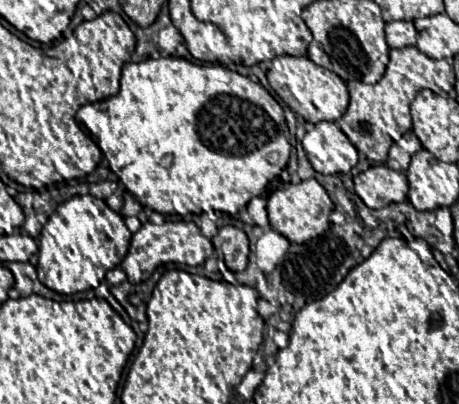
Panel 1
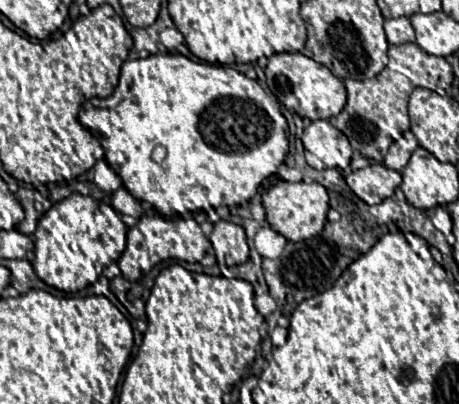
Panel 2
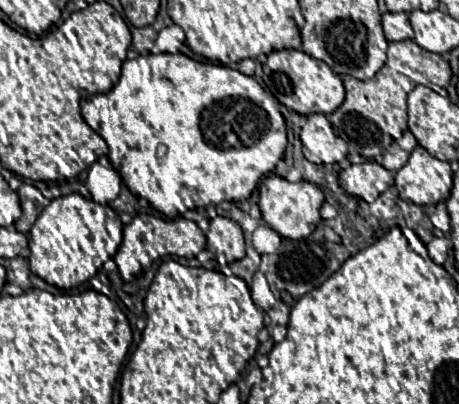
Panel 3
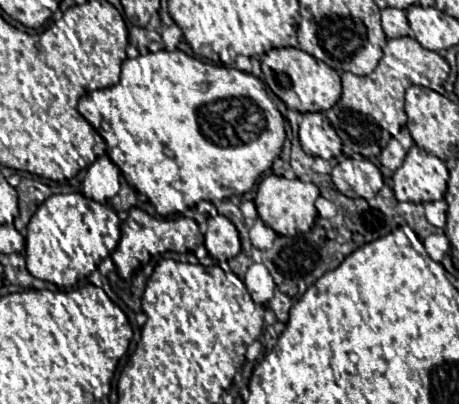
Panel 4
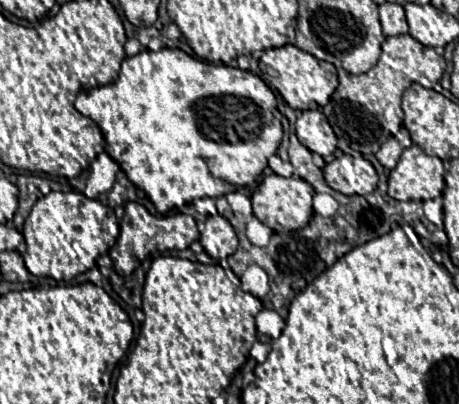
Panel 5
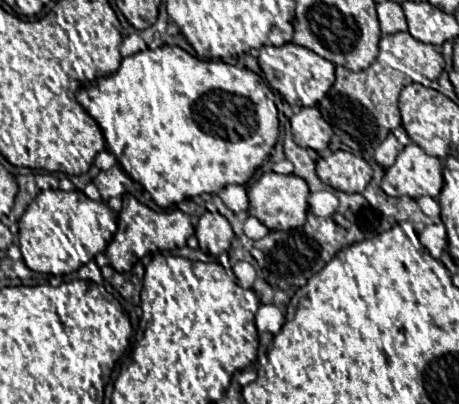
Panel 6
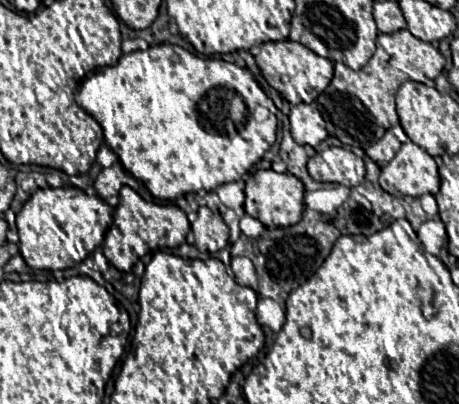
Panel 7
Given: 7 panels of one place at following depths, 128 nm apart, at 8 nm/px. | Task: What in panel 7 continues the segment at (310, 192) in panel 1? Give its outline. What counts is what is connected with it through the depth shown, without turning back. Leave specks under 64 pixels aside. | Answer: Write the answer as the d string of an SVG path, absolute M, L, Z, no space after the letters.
M258 170L246 178L246 204L244 210L248 216L256 216L266 228L284 228L298 224L304 212L304 184L292 174L278 174L274 170Z

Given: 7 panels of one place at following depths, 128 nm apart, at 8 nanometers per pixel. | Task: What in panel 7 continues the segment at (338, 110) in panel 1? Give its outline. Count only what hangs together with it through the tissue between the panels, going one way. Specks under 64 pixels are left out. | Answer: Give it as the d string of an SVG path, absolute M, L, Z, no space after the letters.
M292 40L264 42L260 46L260 54L256 56L256 64L262 70L262 76L266 78L266 82L274 90L278 90L292 105L300 102L306 104L314 102L326 90L326 86L334 76L334 64L328 58L314 54L310 48Z

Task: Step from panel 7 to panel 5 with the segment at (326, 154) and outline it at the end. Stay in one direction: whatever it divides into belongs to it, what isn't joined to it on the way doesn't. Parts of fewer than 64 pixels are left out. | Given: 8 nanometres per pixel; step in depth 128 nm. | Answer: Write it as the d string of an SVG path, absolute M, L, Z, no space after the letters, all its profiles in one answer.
M362 156L334 158L330 164L326 164L324 178L330 188L346 196L368 196L378 186L378 174L374 166Z

